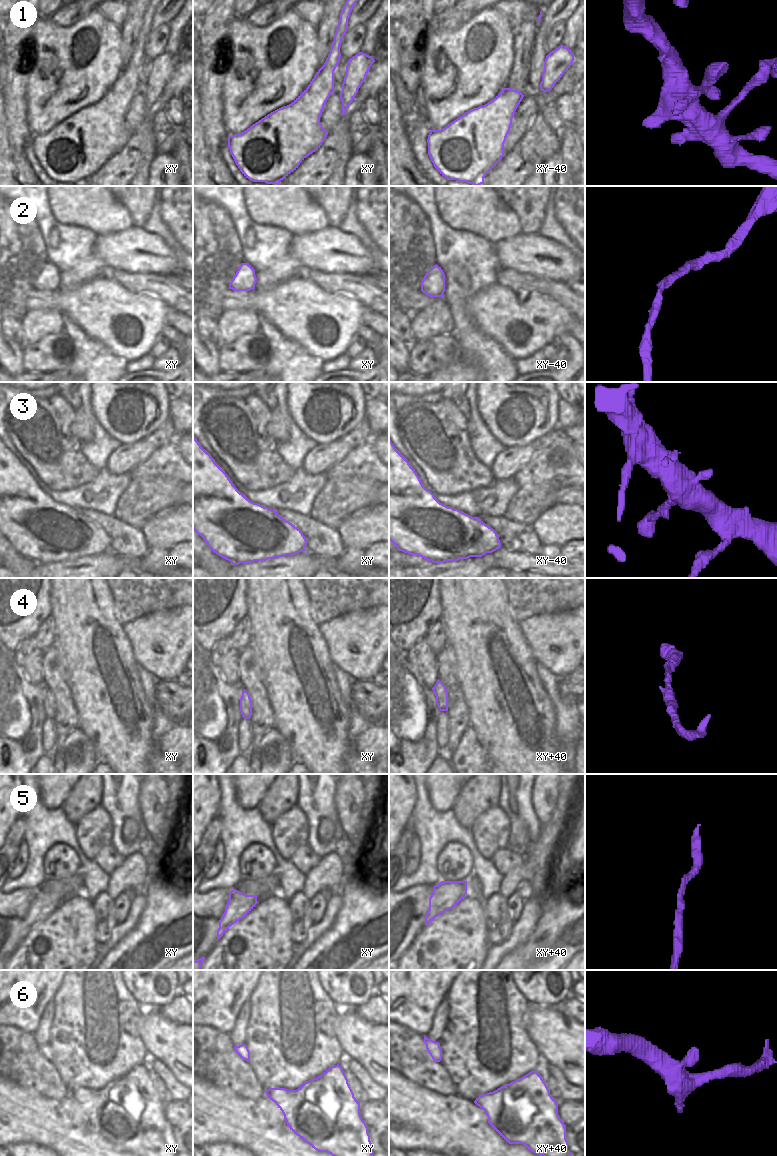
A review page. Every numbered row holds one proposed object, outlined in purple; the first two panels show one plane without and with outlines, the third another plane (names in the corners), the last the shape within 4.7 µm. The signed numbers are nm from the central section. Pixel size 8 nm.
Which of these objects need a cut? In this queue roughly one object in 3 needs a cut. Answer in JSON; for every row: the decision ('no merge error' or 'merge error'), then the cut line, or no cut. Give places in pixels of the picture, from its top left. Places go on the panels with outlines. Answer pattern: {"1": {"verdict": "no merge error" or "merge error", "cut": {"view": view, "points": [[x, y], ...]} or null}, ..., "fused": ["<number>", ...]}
{"1": {"verdict": "no merge error", "cut": null}, "2": {"verdict": "no merge error", "cut": null}, "3": {"verdict": "no merge error", "cut": null}, "4": {"verdict": "no merge error", "cut": null}, "5": {"verdict": "no merge error", "cut": null}, "6": {"verdict": "no merge error", "cut": null}, "fused": []}

